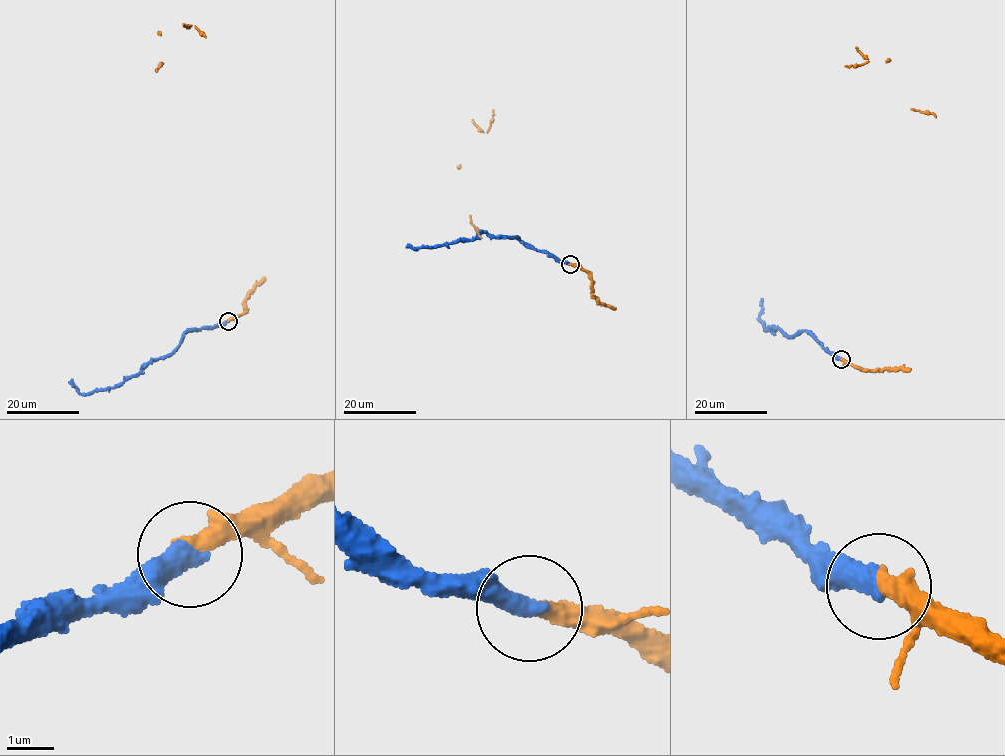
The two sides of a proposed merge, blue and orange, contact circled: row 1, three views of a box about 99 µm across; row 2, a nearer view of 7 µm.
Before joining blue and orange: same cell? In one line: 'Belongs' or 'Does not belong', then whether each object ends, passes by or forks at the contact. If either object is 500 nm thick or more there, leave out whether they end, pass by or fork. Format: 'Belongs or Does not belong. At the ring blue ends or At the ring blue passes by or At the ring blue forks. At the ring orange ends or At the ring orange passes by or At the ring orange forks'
Belongs. At the ring blue ends. At the ring orange ends

